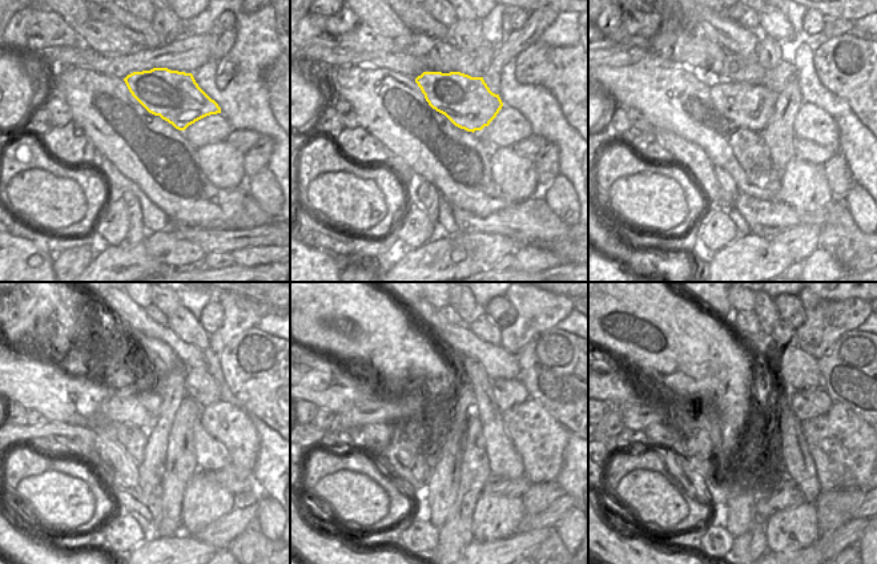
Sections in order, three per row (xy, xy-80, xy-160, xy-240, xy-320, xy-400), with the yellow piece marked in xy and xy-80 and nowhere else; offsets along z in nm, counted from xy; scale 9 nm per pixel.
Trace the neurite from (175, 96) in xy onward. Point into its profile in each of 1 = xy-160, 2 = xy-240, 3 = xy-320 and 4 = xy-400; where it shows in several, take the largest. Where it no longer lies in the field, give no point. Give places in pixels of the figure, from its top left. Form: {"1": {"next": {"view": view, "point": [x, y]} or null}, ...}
{"1": {"next": {"view": "xy-160", "point": [751, 105]}}, "2": {"next": {"view": "xy-240", "point": [133, 401]}}, "3": {"next": {"view": "xy-320", "point": [414, 403]}}, "4": {"next": {"view": "xy-400", "point": [636, 415]}}}

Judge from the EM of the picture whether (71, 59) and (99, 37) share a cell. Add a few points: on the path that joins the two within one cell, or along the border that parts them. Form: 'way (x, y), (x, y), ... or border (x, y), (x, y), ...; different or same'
border (81, 44), (100, 53), (117, 55); different

